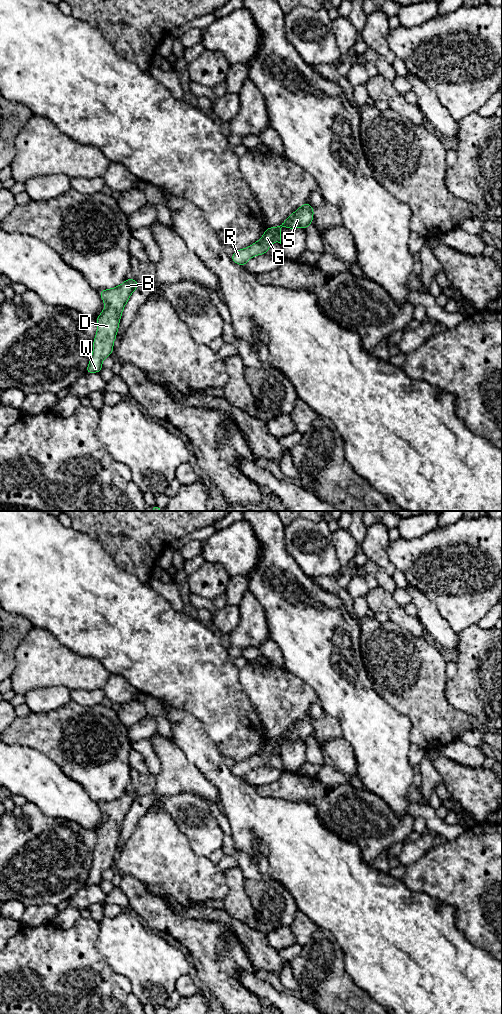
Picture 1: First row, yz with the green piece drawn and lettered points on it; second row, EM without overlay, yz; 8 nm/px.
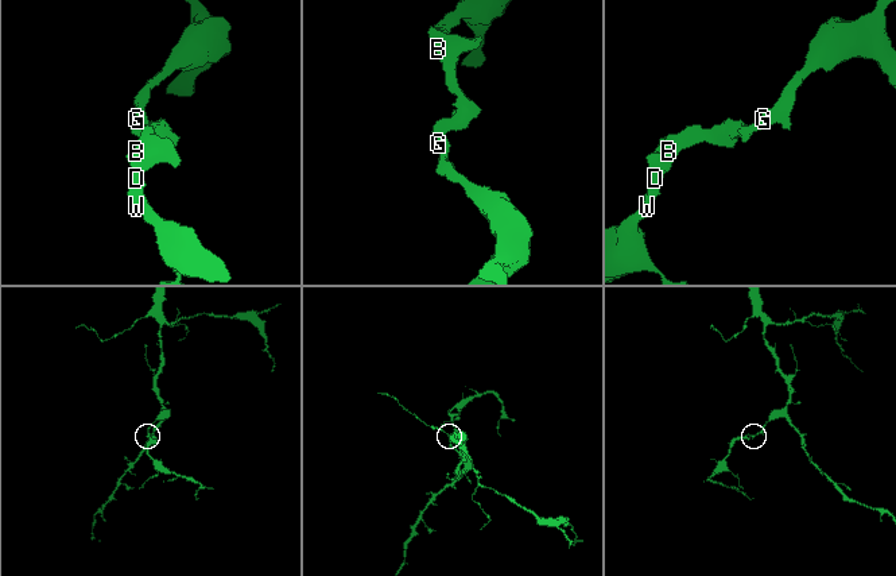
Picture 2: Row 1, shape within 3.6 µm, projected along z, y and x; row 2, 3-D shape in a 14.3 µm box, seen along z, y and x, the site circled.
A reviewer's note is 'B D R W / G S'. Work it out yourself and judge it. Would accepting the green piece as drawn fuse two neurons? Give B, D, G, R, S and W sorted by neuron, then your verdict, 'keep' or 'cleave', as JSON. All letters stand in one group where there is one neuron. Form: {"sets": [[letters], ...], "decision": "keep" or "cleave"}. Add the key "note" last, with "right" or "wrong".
{"sets": [["B", "D", "G", "R", "S", "W"]], "decision": "keep", "note": "wrong"}

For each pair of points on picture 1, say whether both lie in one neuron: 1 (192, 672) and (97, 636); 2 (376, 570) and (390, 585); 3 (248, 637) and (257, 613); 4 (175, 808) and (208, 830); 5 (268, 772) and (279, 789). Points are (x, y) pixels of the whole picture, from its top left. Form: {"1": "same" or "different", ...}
{"1": "same", "2": "same", "3": "same", "4": "same", "5": "different"}

